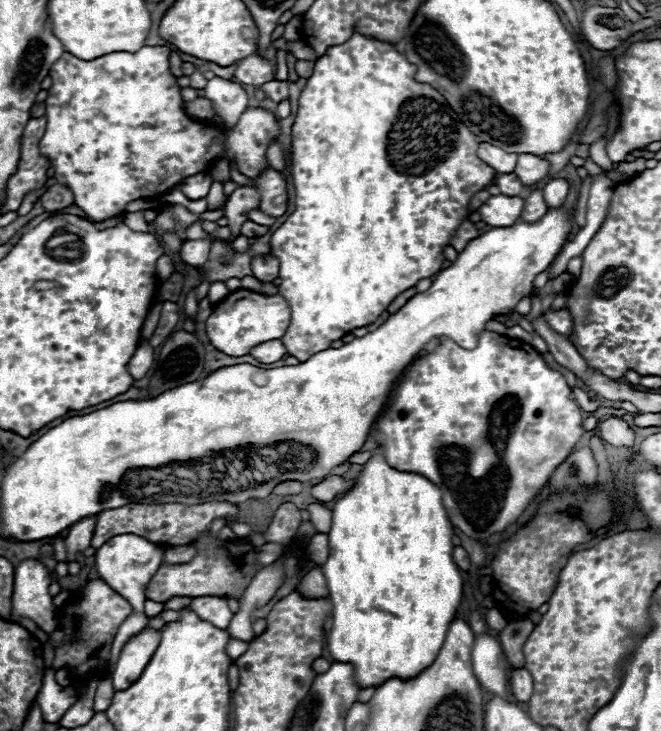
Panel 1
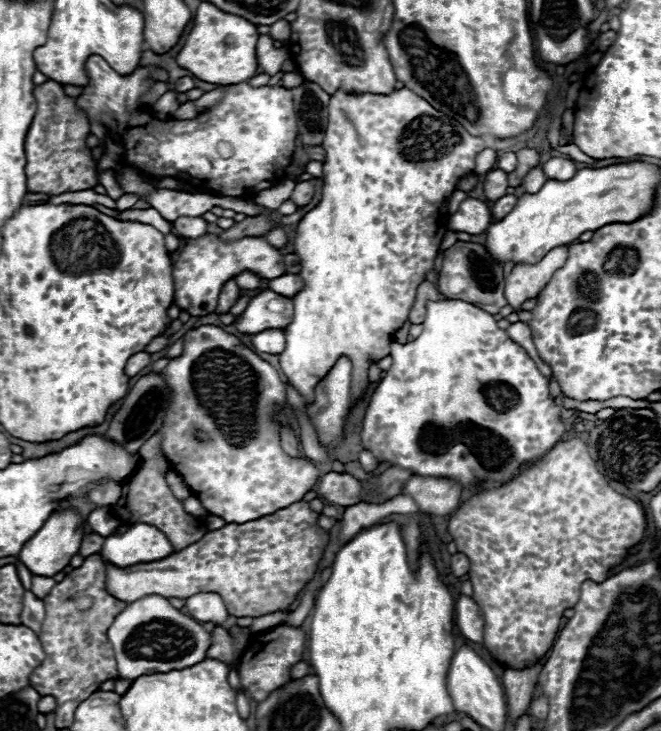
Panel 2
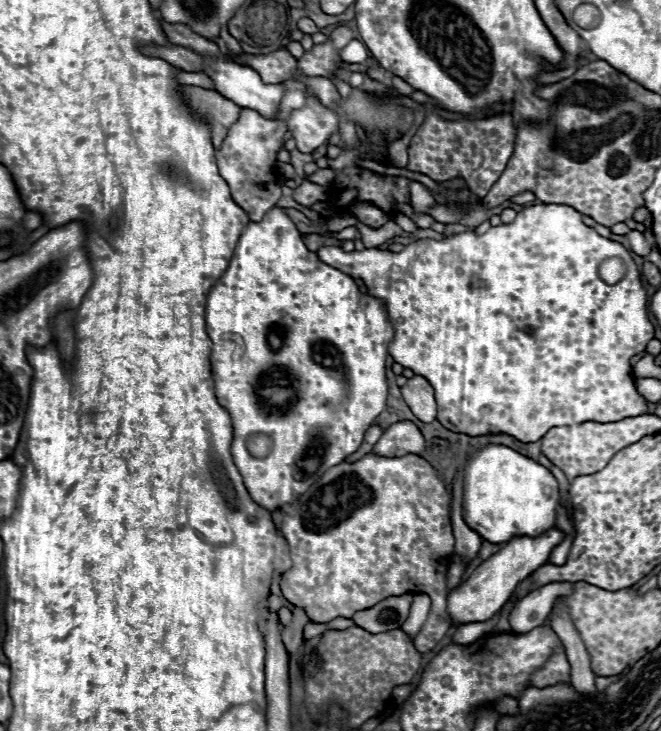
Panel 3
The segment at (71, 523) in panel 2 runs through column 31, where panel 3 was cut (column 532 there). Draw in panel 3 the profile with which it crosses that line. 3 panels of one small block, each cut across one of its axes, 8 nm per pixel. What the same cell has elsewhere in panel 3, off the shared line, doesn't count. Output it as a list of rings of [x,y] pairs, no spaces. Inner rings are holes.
[[[552,528],[536,538],[528,538],[528,536],[518,536],[512,538],[510,542],[504,544],[504,548],[500,552],[496,552],[494,556],[490,556],[486,562],[482,562],[472,576],[458,584],[448,596],[446,596],[446,616],[452,624],[470,624],[470,622],[486,622],[488,618],[492,618],[512,596],[514,588],[534,570],[538,570],[550,556],[552,548],[558,546],[564,538],[564,532],[560,532],[558,528]]]

